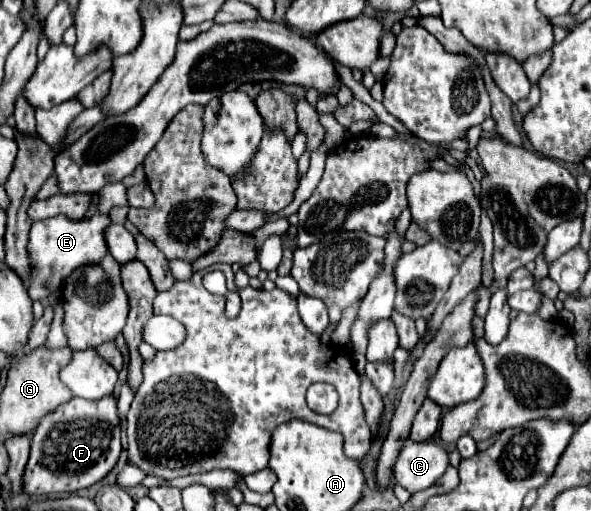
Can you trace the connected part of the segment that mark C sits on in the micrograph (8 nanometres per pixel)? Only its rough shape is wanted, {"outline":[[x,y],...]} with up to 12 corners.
{"outline":[[407,443],[395,481],[409,493],[439,481],[447,451],[433,443]]}

